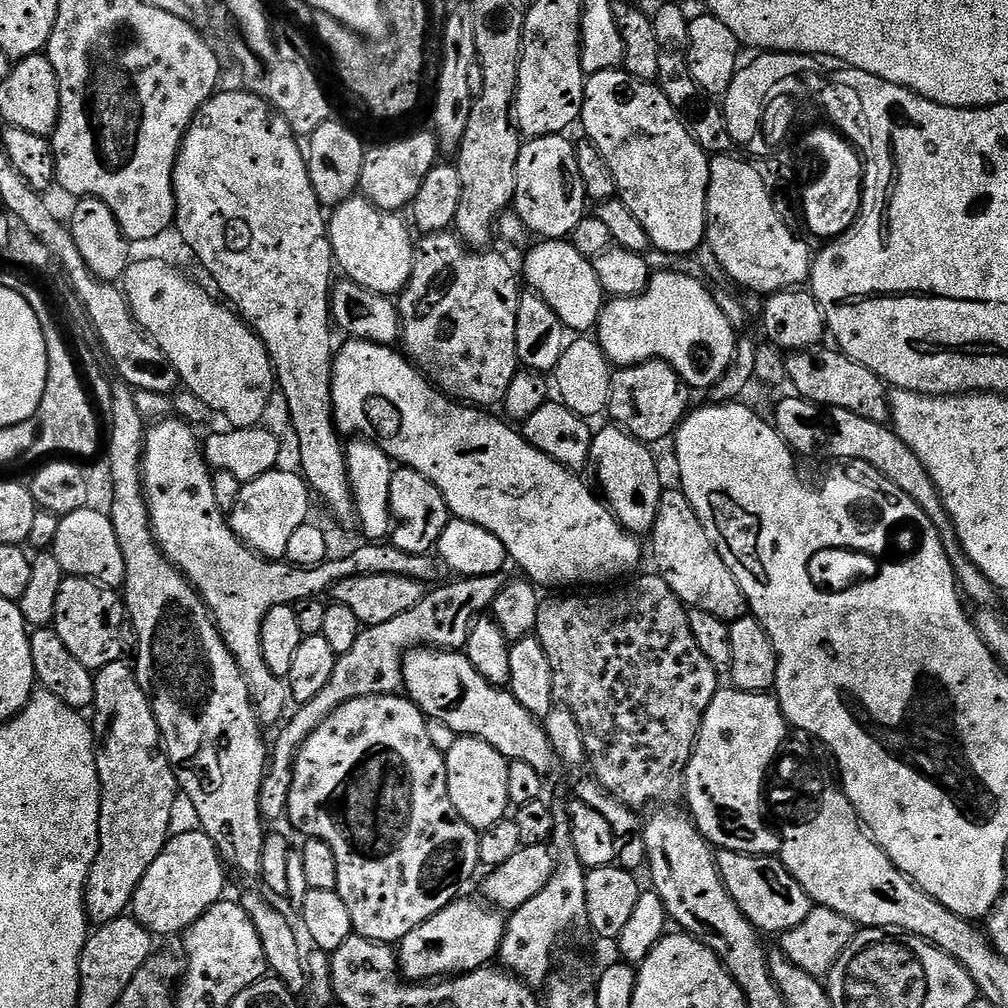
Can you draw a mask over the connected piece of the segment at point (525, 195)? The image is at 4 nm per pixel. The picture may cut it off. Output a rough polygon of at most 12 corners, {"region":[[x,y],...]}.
{"region":[[521,143],[514,215],[563,240],[586,215],[577,145]]}

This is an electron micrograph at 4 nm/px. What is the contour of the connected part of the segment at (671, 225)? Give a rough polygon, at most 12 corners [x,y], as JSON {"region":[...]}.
{"region":[[625,70],[584,82],[579,127],[648,243],[708,230],[709,153]]}

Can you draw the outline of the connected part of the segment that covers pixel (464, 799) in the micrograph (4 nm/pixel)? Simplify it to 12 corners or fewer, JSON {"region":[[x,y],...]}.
{"region":[[476,736],[444,757],[454,810],[483,830],[510,812],[509,760]]}

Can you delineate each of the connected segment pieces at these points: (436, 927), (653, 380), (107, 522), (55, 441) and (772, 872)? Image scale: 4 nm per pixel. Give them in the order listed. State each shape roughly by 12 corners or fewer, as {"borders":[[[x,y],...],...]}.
{"borders":[[[457,898],[399,940],[400,974],[432,982],[491,965],[505,913]],[[664,360],[612,373],[607,415],[656,446],[688,415]],[[89,506],[60,517],[50,550],[68,576],[123,585],[112,517]],[[75,355],[48,360],[38,444],[52,454],[102,448]],[[720,850],[730,898],[761,933],[802,926],[814,905],[776,856]]]}

